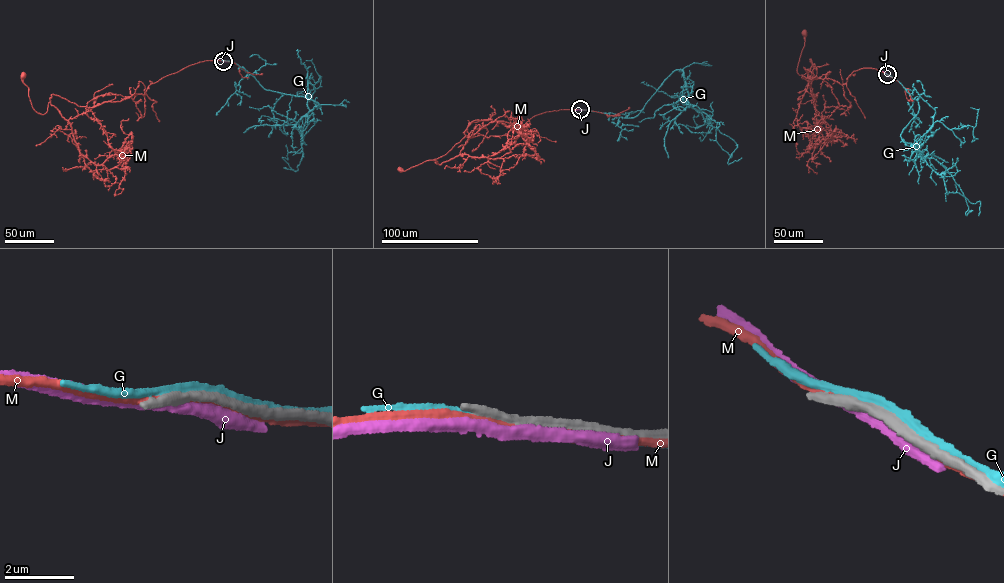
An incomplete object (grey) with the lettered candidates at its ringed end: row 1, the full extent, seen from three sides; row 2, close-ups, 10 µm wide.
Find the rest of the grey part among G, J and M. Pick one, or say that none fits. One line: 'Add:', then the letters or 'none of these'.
Add: none of these

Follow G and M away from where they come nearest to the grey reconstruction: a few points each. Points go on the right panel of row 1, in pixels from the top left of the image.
G: (888, 75), (918, 103), (902, 131), (903, 141), (916, 147), (943, 178), (947, 194), (980, 202), (978, 215)
M: (888, 75), (864, 67), (843, 84), (802, 78), (810, 59), (813, 66), (797, 73), (803, 33)

